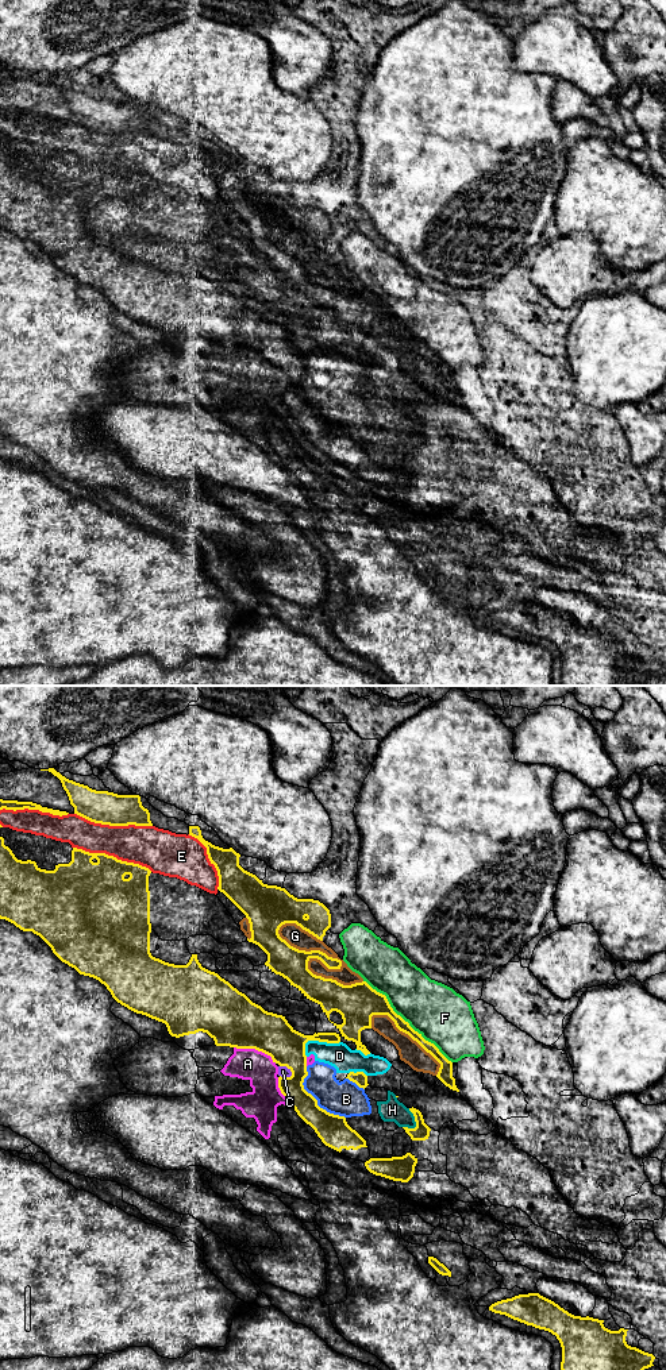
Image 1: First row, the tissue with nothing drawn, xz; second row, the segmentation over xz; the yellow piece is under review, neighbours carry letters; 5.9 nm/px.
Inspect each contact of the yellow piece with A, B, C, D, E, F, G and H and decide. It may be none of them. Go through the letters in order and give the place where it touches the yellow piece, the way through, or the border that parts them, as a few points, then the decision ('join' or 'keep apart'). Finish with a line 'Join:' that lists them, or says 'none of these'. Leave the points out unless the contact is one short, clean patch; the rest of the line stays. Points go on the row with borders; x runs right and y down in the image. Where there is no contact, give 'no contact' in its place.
A: contact xz (255, 1049); keep apart
B: contact xz (315, 1099); keep apart
C: contact xz (287, 1066); border xz (280, 1065), (284, 1065), (292, 1075); keep apart
D: contact xz (316, 1039); keep apart
E: contact xz (112, 856); keep apart
F: contact xz (404, 1021); keep apart
G: contact xz (330, 968); keep apart
H: contact xz (415, 1119); border xz (408, 1108), (414, 1116), (414, 1129); keep apart
Join: none of these

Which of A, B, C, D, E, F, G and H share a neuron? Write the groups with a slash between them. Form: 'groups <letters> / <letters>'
groups A B C D H / E G / F

